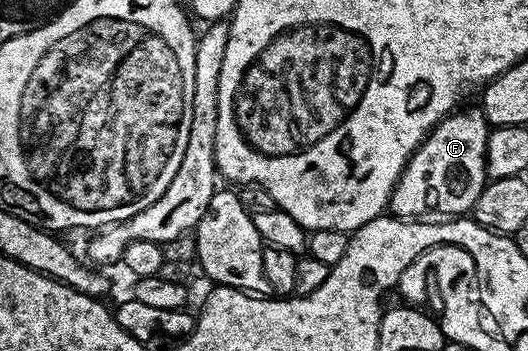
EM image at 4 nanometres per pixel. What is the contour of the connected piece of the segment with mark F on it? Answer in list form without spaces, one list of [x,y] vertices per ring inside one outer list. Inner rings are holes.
[[[455,109],[453,112],[441,118],[430,129],[425,140],[414,150],[414,154],[406,161],[402,169],[402,175],[398,178],[393,192],[390,193],[389,213],[396,218],[418,220],[421,214],[446,214],[442,216],[454,216],[450,214],[462,214],[473,211],[480,192],[487,184],[486,177],[486,149],[488,148],[488,136],[492,129],[481,109],[462,110]]]

